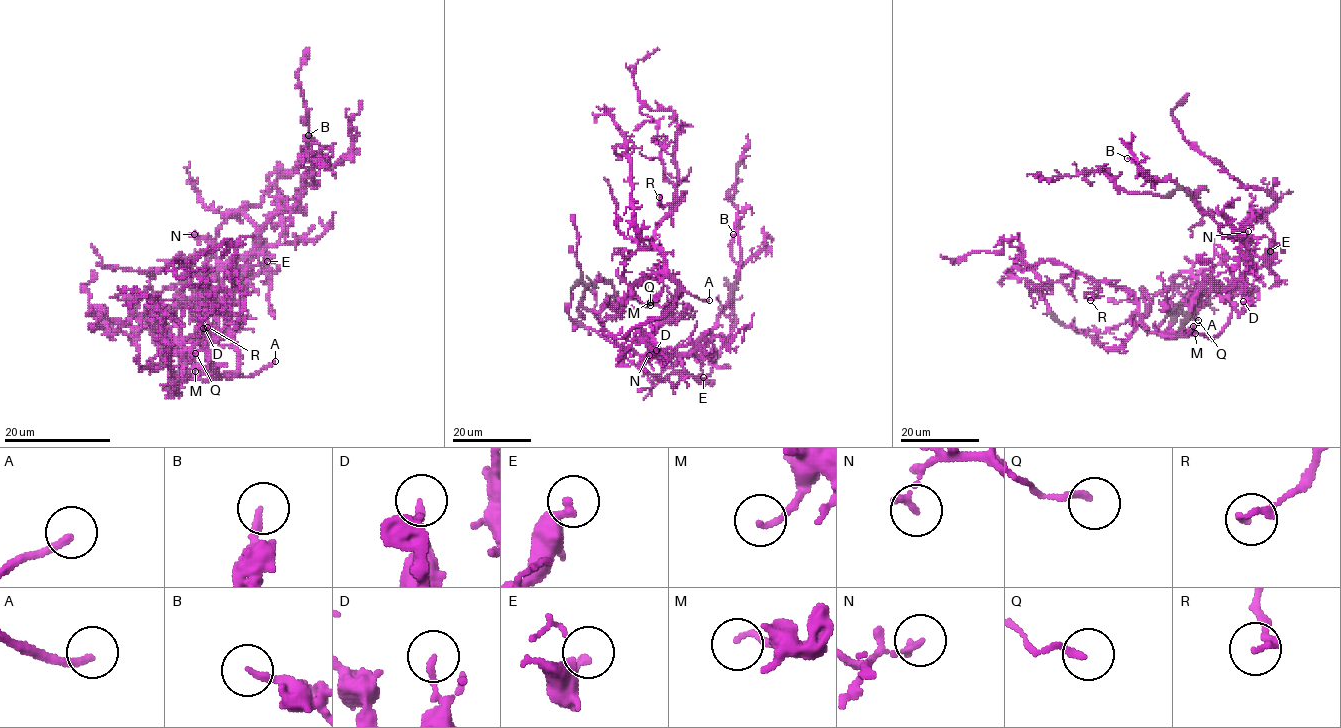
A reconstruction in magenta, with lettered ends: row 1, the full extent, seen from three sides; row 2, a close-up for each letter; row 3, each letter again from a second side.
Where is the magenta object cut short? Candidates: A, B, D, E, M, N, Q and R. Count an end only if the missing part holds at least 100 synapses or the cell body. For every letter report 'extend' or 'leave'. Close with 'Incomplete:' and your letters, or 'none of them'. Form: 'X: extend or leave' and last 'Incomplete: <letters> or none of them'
A: extend
B: leave
D: leave
E: leave
M: leave
N: leave
Q: leave
R: leave
Incomplete: A

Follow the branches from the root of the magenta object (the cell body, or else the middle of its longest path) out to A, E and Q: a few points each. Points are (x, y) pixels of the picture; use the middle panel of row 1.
A: (674, 299), (685, 290), (704, 301), (709, 300)
E: (674, 299), (681, 289), (674, 309), (657, 329), (650, 346), (658, 354), (674, 355), (683, 375), (703, 377)
Q: (674, 299), (677, 286), (662, 273), (652, 273), (631, 287), (634, 297), (650, 305)

